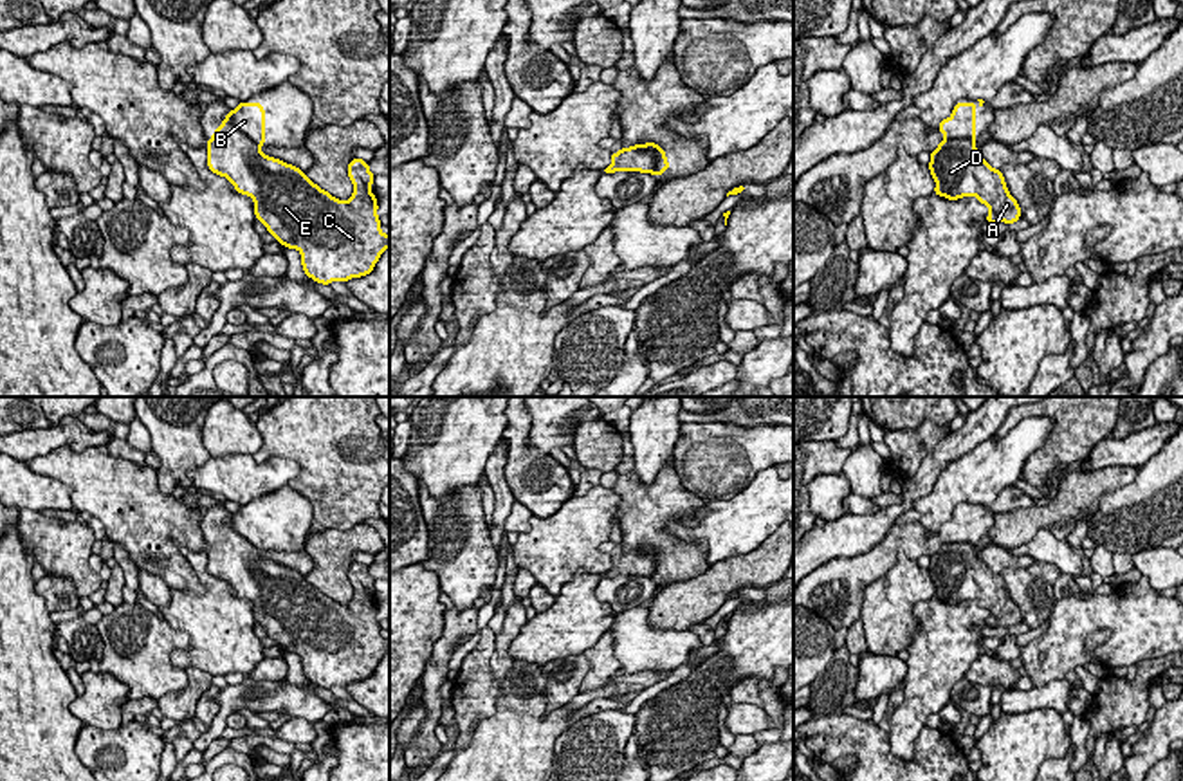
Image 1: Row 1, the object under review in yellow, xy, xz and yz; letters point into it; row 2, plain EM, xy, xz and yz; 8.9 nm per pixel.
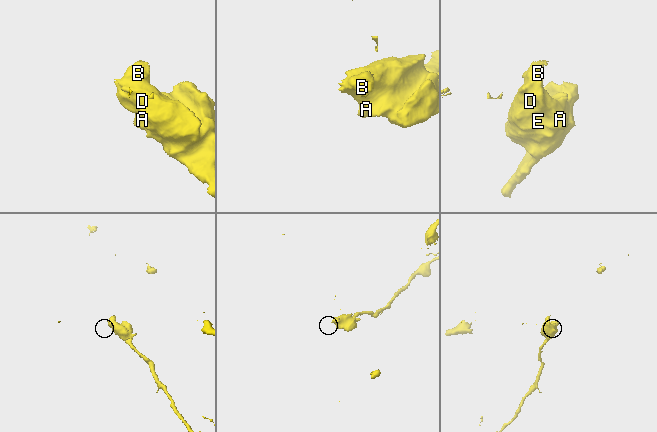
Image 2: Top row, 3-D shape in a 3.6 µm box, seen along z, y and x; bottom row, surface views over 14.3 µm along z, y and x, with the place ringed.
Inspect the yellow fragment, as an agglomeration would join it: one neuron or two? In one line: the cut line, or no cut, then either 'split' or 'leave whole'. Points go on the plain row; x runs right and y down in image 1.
xy (226, 523), (260, 551) | split

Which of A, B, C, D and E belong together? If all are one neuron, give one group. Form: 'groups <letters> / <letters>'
groups A C D E / B

